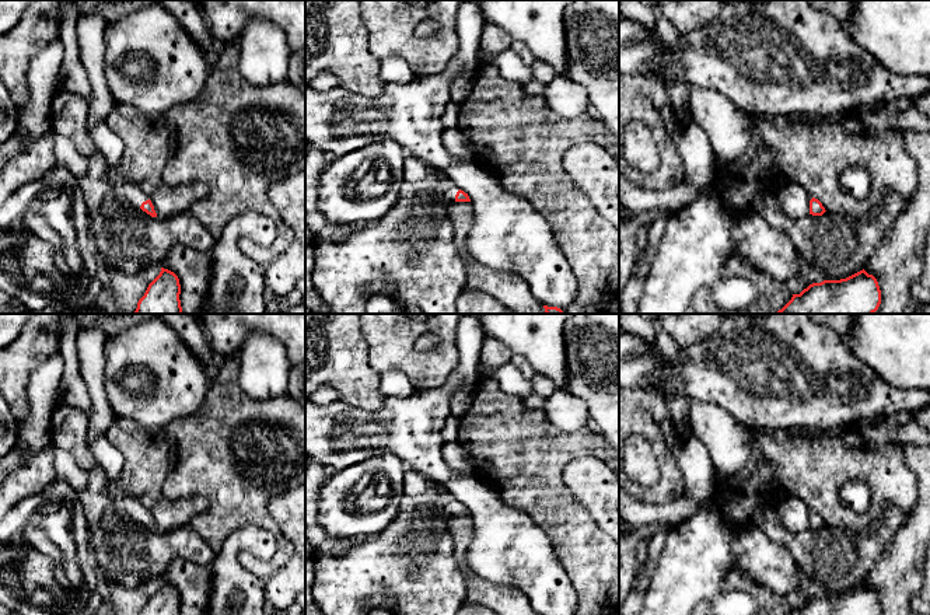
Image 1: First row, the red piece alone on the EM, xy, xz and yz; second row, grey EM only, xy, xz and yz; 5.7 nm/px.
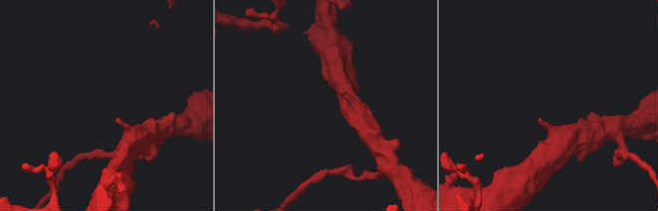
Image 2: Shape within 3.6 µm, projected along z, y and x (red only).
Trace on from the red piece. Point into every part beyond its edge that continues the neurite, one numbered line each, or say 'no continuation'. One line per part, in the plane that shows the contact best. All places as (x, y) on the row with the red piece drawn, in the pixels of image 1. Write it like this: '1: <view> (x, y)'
1: xy (129, 191)

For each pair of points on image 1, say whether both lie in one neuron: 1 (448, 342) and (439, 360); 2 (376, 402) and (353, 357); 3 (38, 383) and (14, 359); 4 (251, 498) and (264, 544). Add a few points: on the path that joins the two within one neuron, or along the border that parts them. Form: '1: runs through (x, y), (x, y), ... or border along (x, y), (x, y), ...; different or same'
1: runs through (447, 346), (443, 356); same
2: runs through (364, 391), (353, 377), (353, 369); same
3: border along (53, 352), (30, 377), (30, 408); different
4: border along (261, 526), (243, 524), (227, 538); different

